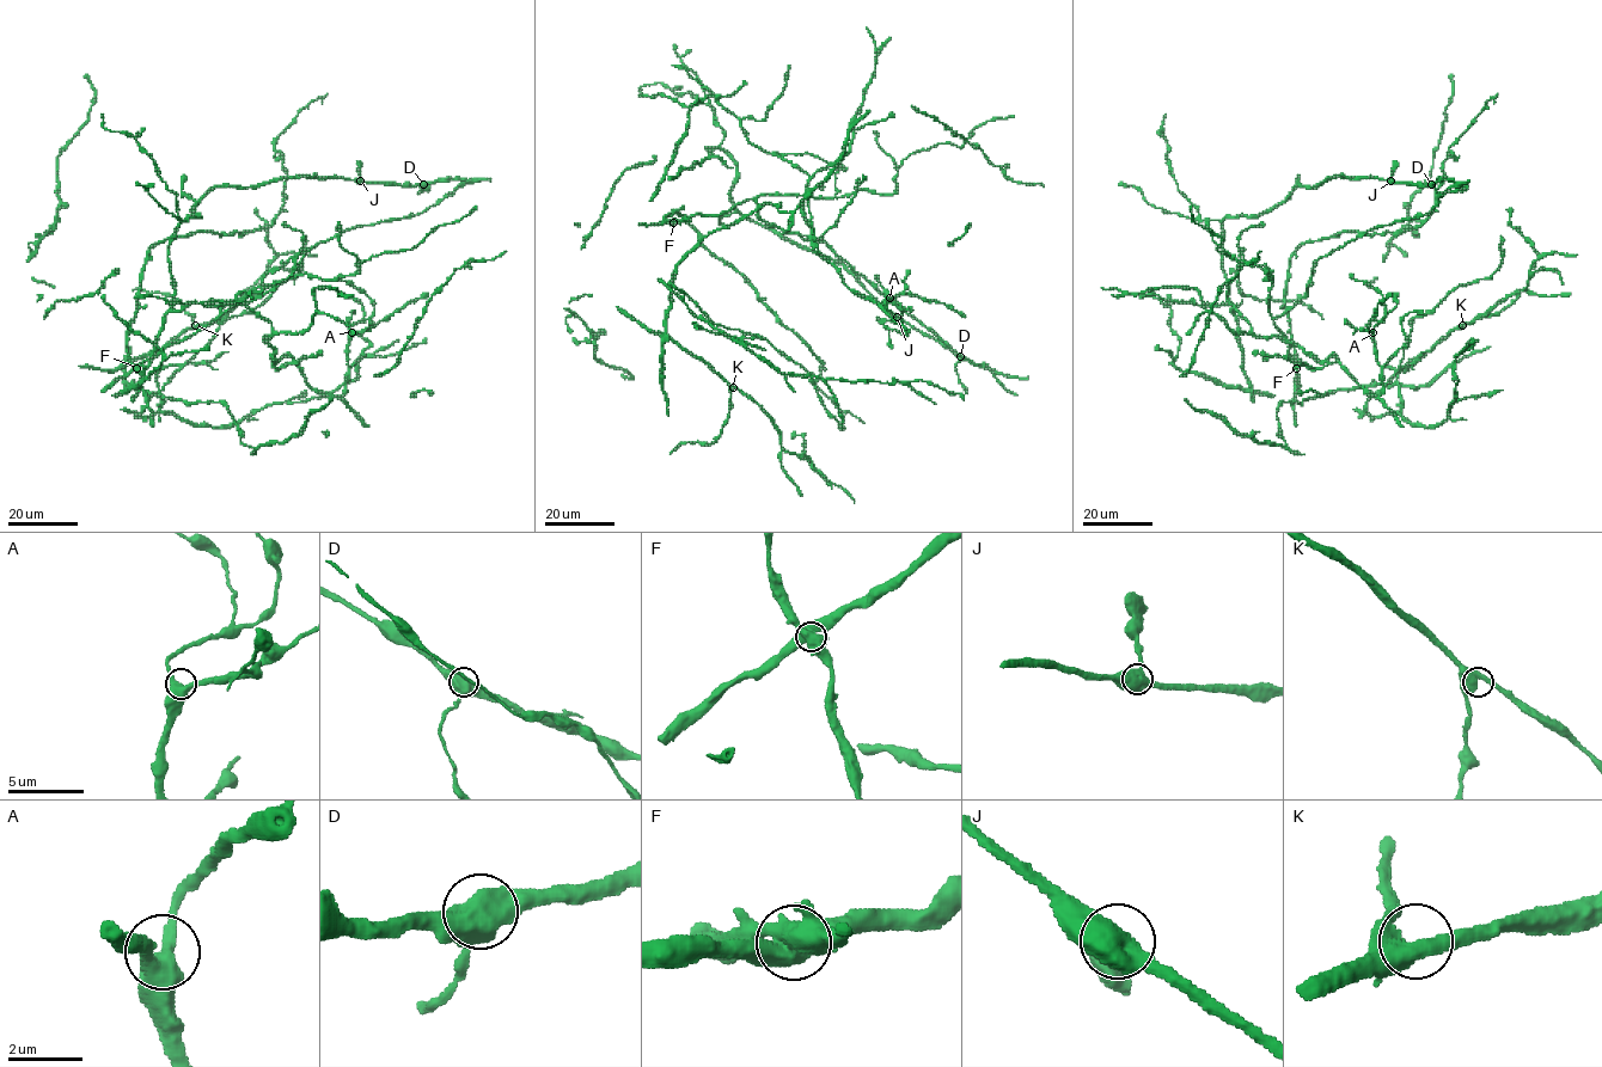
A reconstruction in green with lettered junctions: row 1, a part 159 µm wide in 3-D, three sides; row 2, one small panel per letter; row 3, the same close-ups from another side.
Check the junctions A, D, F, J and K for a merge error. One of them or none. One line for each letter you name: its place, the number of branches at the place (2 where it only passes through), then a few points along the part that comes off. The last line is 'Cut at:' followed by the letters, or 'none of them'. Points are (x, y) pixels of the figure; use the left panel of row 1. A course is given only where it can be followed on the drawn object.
Cut at: none of them

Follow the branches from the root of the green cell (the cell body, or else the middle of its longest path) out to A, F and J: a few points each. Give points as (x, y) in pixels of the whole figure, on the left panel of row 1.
A: (427, 210), (319, 241), (219, 317), (298, 276), (304, 250), (237, 300), (325, 394), (343, 393), (352, 332)
F: (427, 210), (353, 226), (292, 256), (244, 296), (227, 302), (218, 318), (166, 343), (136, 368)
J: (427, 210), (452, 192), (457, 181), (415, 184), (360, 181)

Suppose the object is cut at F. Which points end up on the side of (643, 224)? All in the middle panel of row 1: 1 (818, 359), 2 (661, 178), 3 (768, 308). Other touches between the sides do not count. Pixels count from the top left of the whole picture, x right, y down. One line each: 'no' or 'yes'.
1: no
2: yes
3: no

